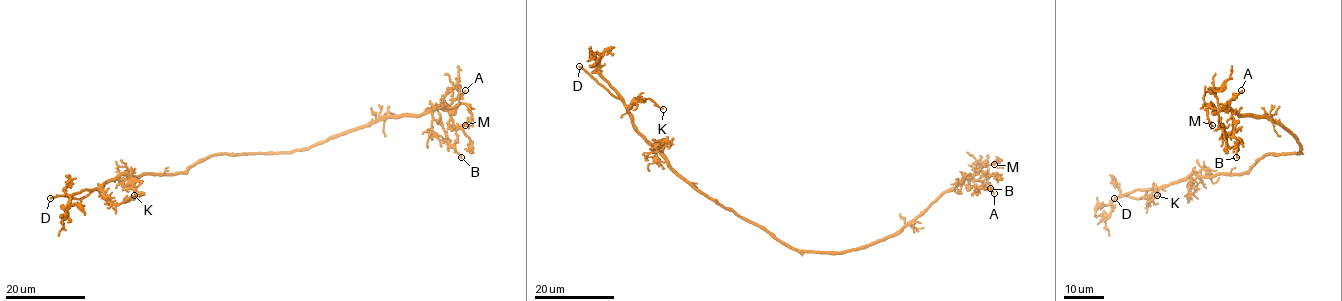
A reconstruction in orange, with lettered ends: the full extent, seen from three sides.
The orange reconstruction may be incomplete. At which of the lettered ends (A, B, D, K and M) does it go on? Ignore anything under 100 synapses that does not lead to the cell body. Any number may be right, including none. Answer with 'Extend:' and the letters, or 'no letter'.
Extend: D

